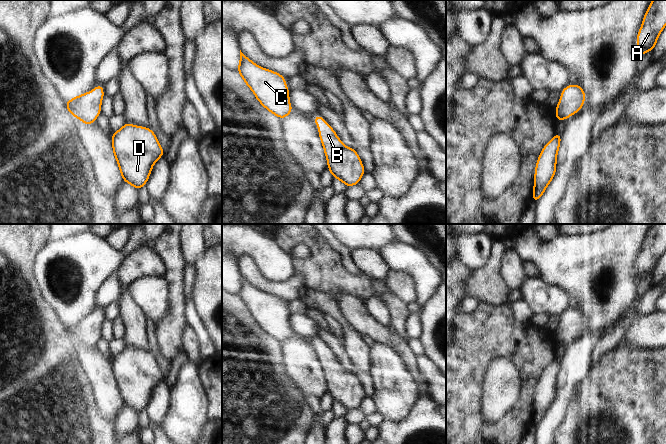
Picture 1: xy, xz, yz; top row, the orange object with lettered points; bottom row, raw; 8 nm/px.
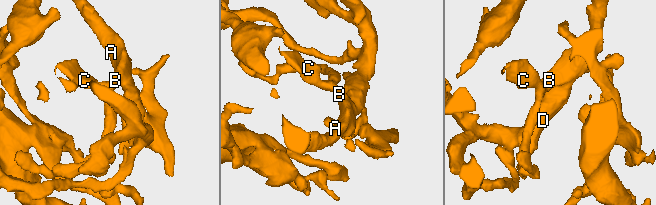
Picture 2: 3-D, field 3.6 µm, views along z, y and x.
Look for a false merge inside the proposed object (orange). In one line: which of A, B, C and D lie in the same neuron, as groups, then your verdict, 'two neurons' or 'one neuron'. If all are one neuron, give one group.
groups A B C D; one neuron

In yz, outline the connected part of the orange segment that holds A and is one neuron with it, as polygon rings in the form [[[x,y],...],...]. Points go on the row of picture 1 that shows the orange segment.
[[[653,0],[644,16],[637,37],[638,60],[646,51],[653,51],[659,34],[666,26],[666,0]]]

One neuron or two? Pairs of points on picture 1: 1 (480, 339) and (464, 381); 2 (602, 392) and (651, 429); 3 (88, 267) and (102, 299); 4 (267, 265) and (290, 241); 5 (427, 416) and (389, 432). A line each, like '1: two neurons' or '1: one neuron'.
1: one neuron
2: one neuron
3: two neurons
4: two neurons
5: one neuron

